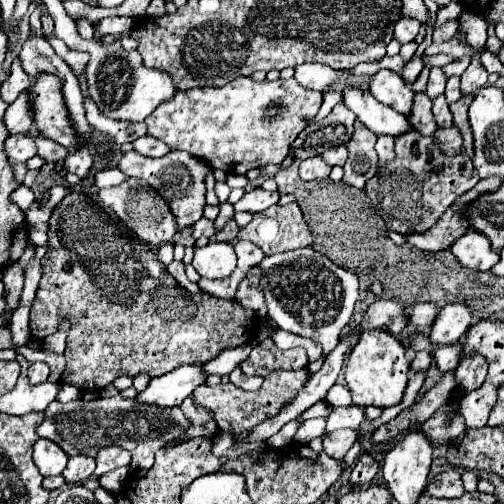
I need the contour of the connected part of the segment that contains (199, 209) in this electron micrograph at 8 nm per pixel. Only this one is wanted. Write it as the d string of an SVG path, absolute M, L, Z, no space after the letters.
M127 152L121 162L119 162L119 170L125 172L127 176L135 176L145 180L147 184L151 184L173 208L173 214L179 222L179 230L185 226L195 224L201 216L203 216L203 208L205 208L205 174L209 170L209 166L197 158L193 158L187 152L169 152L163 158L147 158L141 156L139 152Z

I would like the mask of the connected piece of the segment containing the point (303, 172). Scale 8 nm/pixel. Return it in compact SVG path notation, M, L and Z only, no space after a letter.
M321 156L307 158L299 164L299 178L303 180L325 180L329 178L329 172L331 172L331 166L327 166Z

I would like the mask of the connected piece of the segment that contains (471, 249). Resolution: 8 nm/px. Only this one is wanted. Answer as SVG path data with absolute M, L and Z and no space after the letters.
M469 230L469 234L459 238L451 246L451 252L463 266L473 270L491 270L499 262L499 254L491 248L491 240L475 230Z

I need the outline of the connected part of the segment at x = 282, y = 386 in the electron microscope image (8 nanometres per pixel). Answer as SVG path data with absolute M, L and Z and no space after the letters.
M302 368L300 370L275 370L264 377L263 386L257 392L245 392L233 384L219 384L219 386L199 386L193 392L193 400L199 408L207 408L219 430L239 434L243 430L251 430L251 426L257 426L259 422L279 414L279 410L295 398L295 394L305 386L309 378L309 372Z

